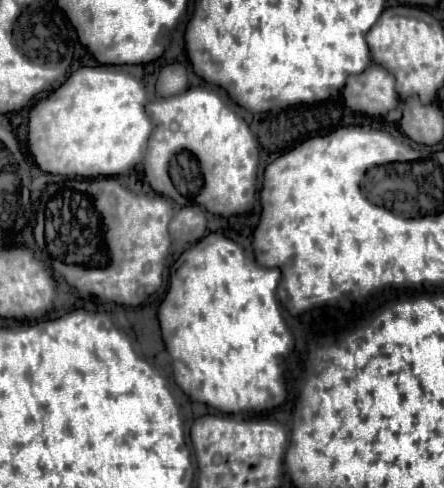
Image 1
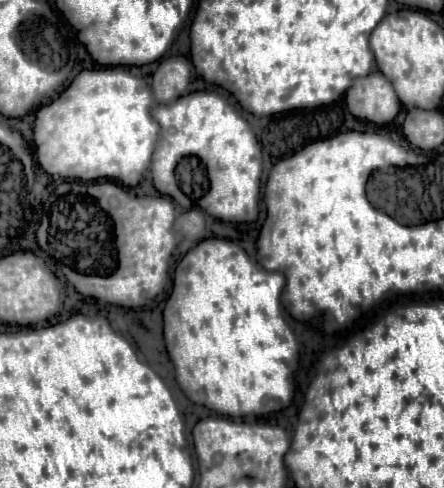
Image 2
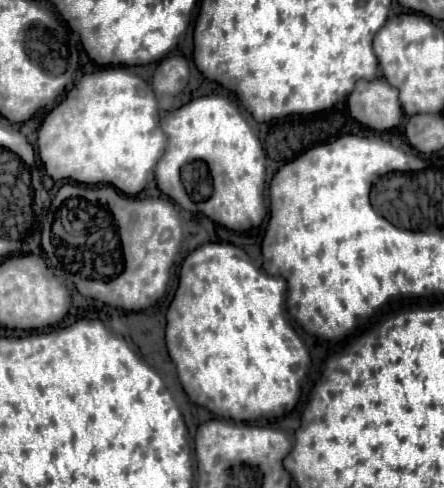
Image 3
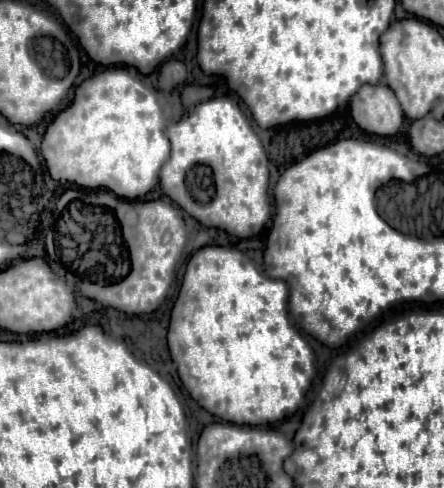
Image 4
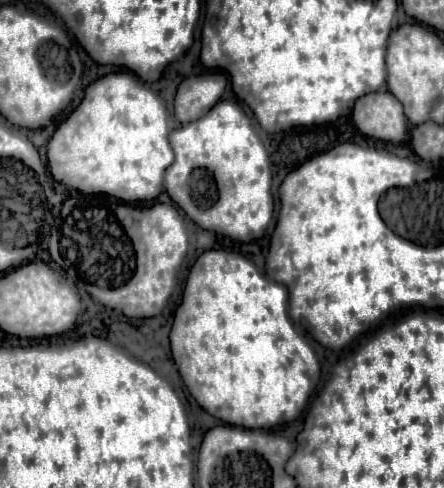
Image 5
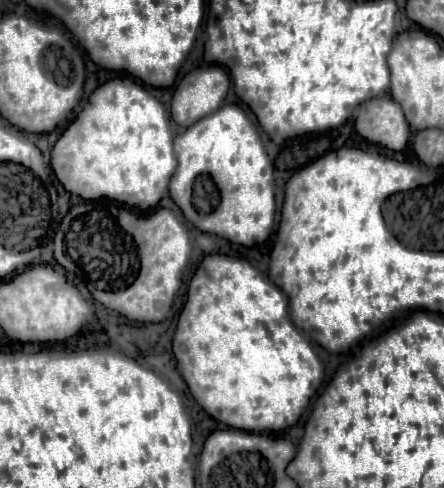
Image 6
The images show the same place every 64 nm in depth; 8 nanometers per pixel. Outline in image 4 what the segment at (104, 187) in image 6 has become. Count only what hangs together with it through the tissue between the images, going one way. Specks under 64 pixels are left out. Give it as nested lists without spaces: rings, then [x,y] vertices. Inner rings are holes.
[[[110,68],[86,78],[76,88],[72,104],[54,116],[42,138],[42,156],[50,176],[58,182],[72,182],[82,188],[108,188],[120,198],[134,200],[158,184],[160,168],[170,152],[164,128],[166,120],[156,92],[126,68]]]

